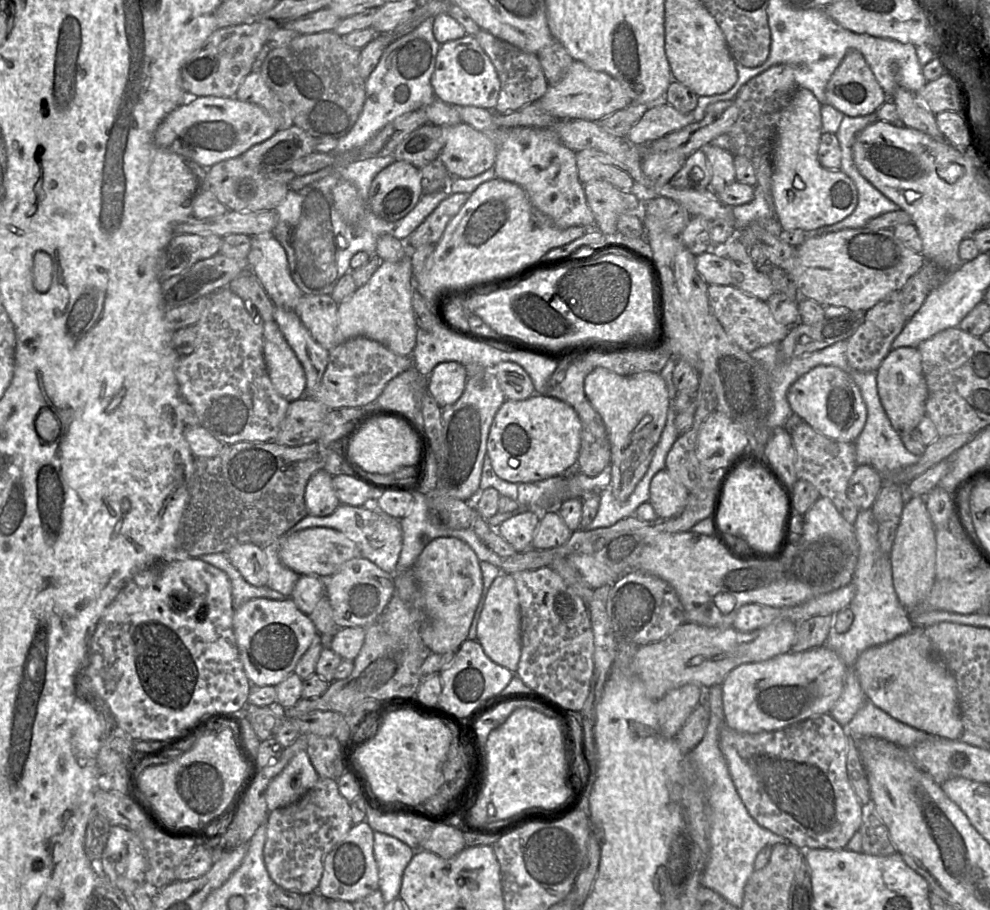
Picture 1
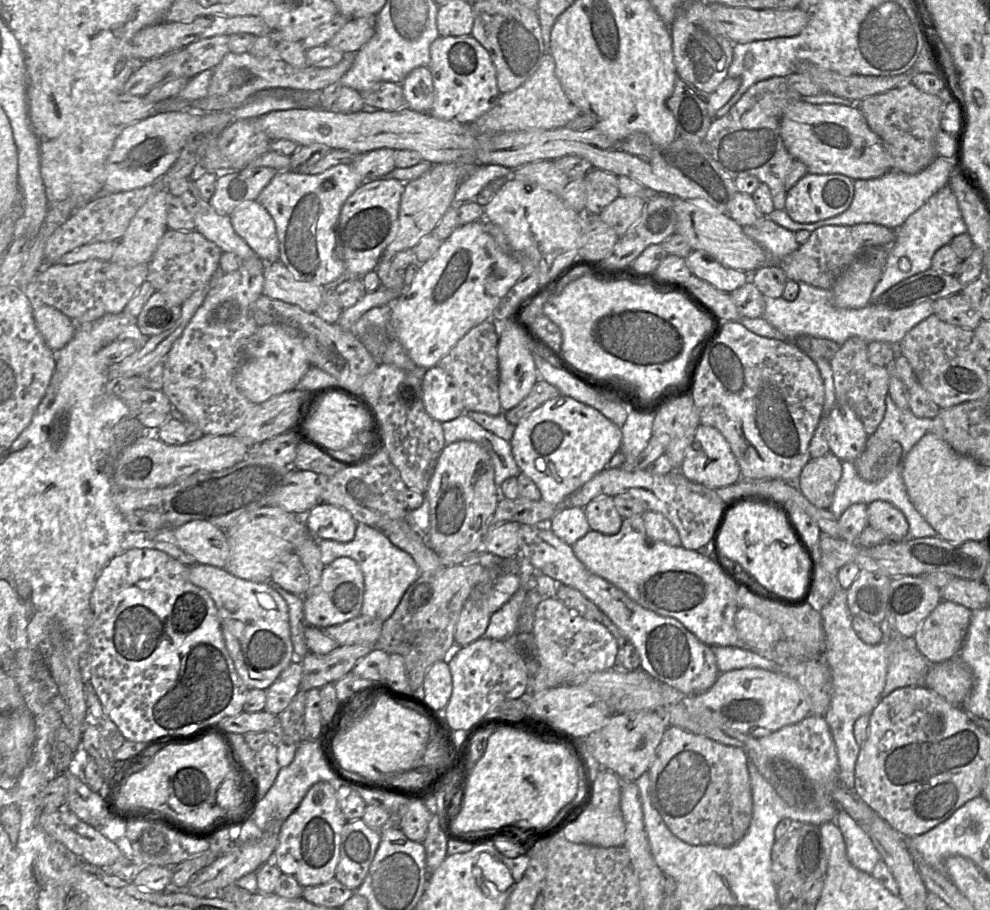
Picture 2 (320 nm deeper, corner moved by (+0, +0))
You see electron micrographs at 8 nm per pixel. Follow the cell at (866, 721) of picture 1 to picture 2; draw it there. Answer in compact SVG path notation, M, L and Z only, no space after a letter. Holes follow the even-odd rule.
M838 588L829 602L818 607L825 634L823 659L832 678L832 697L824 717L836 747L838 779L846 788L854 789L860 747L854 738L853 727L859 717L870 714L881 700L890 660L889 641L869 645L857 636L852 626L853 615L847 603L847 590L843 588Z

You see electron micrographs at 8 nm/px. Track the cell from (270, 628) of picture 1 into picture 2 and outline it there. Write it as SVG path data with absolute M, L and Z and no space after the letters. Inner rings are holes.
M197 563L189 566L188 577L194 585L206 590L213 599L218 610L226 648L243 682L249 689L268 689L295 659L290 636L288 607L285 600L270 582L256 583L243 580L233 576L224 568Z

